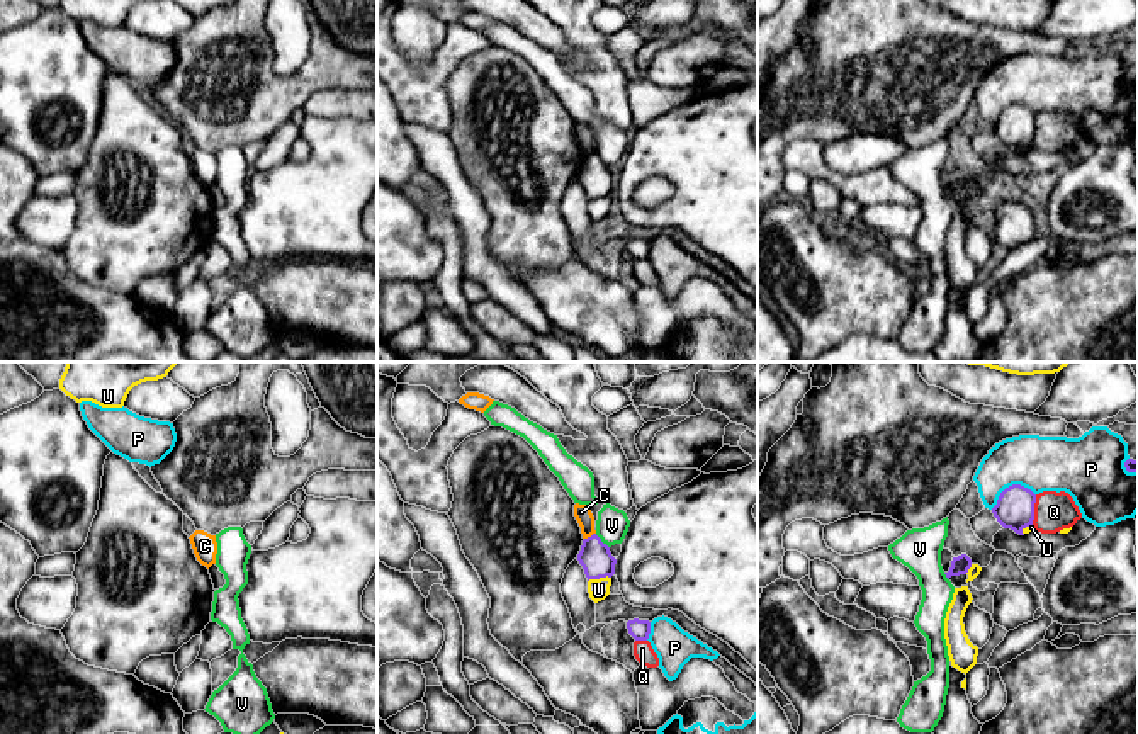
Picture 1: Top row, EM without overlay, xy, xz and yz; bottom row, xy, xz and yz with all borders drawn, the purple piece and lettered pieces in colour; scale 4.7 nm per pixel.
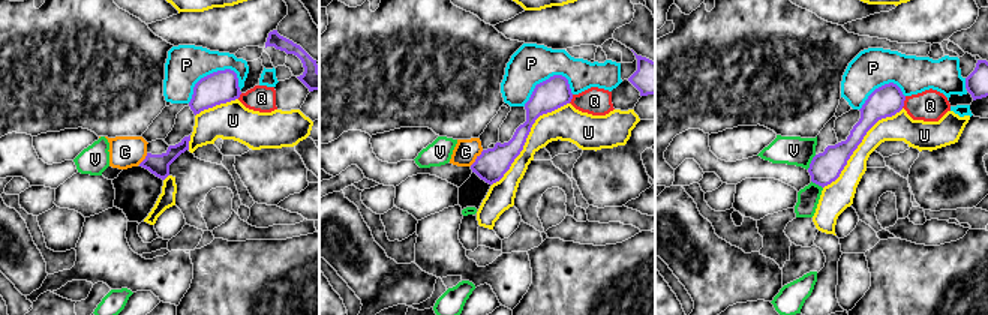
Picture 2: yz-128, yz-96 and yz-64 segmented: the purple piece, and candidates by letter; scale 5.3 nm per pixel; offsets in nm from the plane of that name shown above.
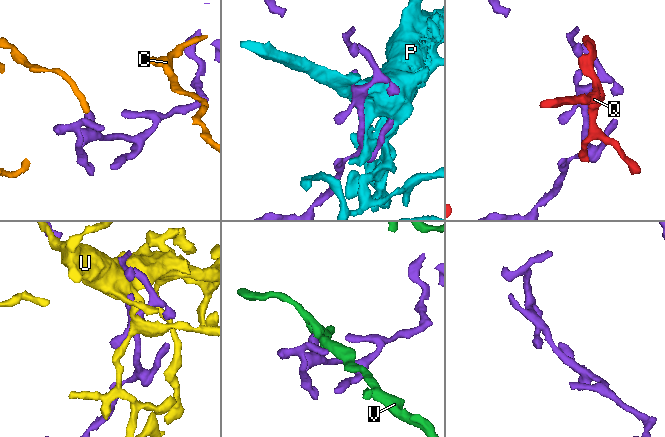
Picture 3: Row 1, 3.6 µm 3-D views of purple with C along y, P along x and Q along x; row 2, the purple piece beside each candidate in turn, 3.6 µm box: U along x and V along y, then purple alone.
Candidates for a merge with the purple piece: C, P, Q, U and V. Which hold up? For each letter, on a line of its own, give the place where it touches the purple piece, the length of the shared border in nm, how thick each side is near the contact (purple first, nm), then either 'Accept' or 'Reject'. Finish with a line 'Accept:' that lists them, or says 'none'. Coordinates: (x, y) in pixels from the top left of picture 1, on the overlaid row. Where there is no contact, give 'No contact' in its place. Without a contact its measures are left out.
C: Touches purple at xz (591, 536). Shared border 70 nm. Thickness 150 nm (purple) against 80 nm. Reject
P: Touches purple at yz (1009, 486). Shared border 220 nm. Thickness 180 nm (purple) against 260 nm. Reject
Q: Touches purple at yz (1033, 510). Shared border 150 nm. Thickness 180 nm (purple) against 190 nm. Reject
U: Touches purple at xz (598, 578). Shared border 110 nm. Thickness 150 nm (purple) against 100 nm. Reject
V: Touches purple at xz (600, 541). Shared border 100 nm. Thickness 150 nm (purple) against 160 nm. Reject
Accept: none

